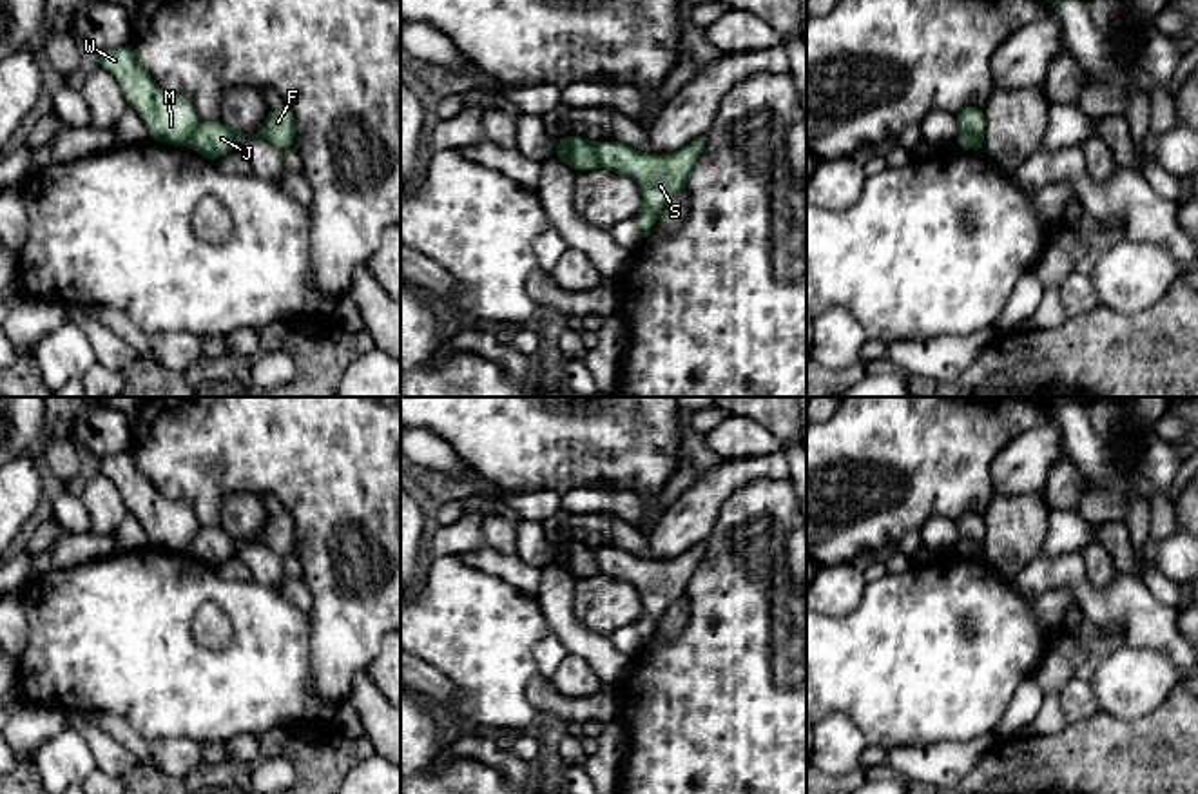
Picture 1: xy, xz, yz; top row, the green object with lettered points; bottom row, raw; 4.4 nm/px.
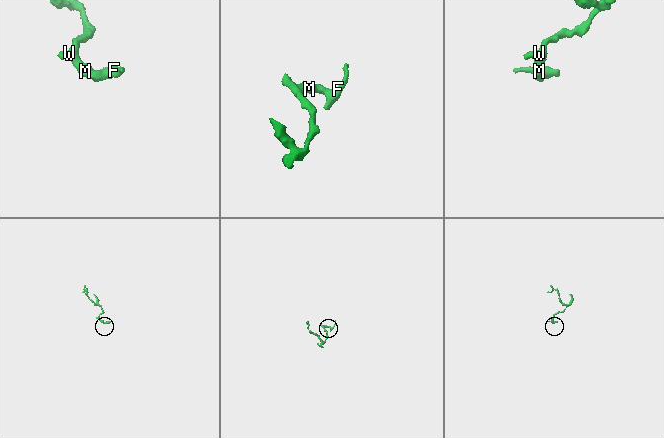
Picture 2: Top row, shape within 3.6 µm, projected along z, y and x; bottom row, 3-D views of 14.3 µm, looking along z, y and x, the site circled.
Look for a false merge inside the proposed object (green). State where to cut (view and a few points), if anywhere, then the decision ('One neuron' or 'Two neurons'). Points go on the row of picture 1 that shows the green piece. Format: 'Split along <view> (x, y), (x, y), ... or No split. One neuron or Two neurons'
Split along xy (202, 122), (187, 145). Two neurons

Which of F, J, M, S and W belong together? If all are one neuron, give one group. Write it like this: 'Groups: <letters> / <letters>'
Groups: F J S / M W

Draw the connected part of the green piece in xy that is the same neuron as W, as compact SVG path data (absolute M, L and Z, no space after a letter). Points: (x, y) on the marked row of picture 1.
M130 44L100 51L100 67L109 71L123 91L130 109L143 120L149 140L174 147L188 147L201 123L194 105L181 94L158 87L154 78L138 63Z

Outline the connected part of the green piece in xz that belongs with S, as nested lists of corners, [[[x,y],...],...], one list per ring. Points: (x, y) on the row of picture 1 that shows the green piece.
[[[700,134],[691,143],[669,154],[634,150],[620,141],[596,143],[600,169],[631,176],[643,198],[636,216],[638,227],[649,234],[660,210],[681,190],[689,189],[691,172],[709,143],[709,134]]]

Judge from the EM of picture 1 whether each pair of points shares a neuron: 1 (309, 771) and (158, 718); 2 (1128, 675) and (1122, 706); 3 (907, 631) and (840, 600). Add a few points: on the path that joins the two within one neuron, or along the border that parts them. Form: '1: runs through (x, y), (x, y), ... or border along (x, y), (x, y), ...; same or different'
1: border along (298, 722), (280, 726), (260, 740); different
2: runs through (1128, 682), (1122, 698); same
3: border along (869, 582), (859, 604), (852, 611), (825, 617); different

